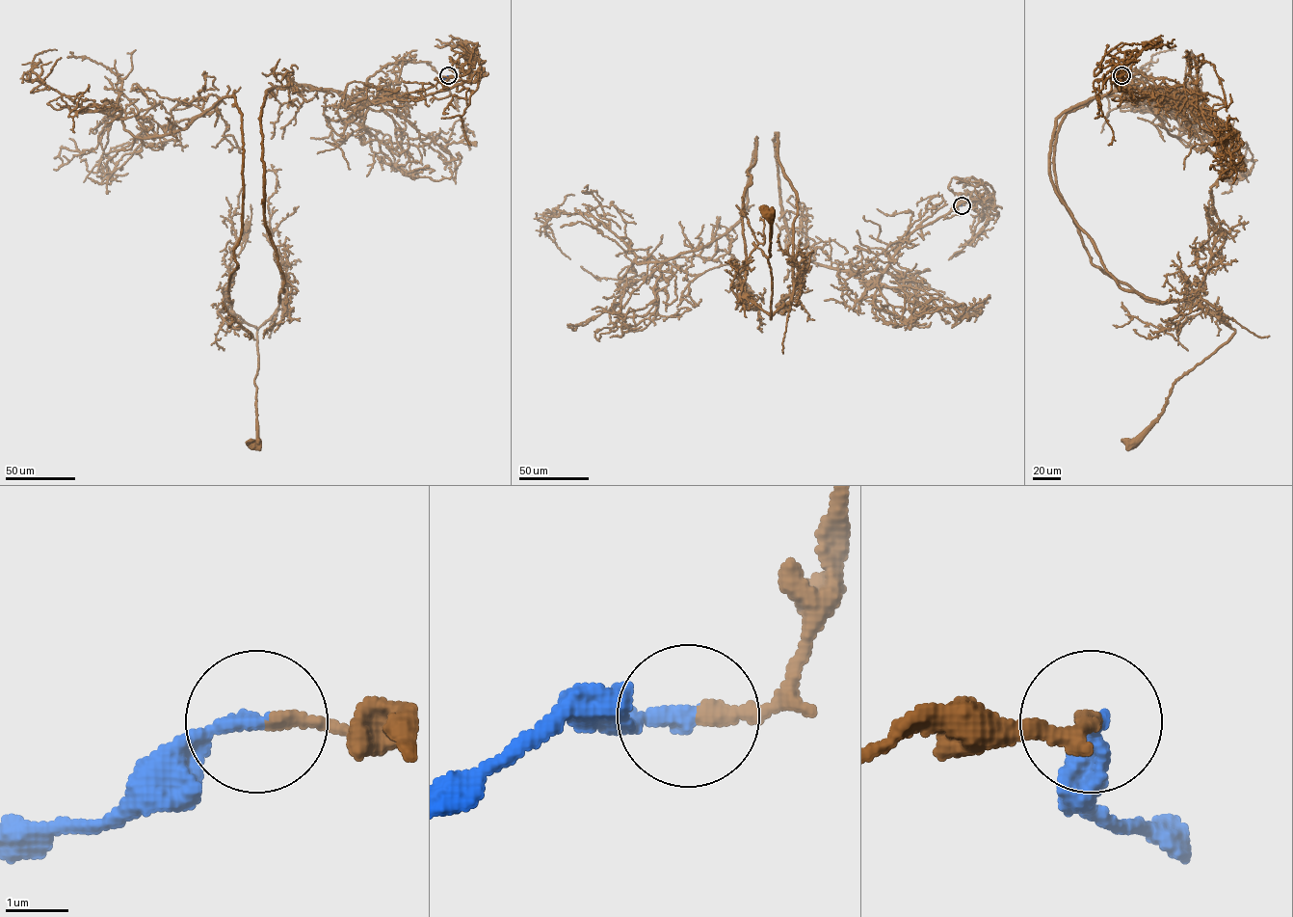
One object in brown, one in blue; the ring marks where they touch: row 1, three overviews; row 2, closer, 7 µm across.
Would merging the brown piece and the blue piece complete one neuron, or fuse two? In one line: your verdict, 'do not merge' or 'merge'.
merge

